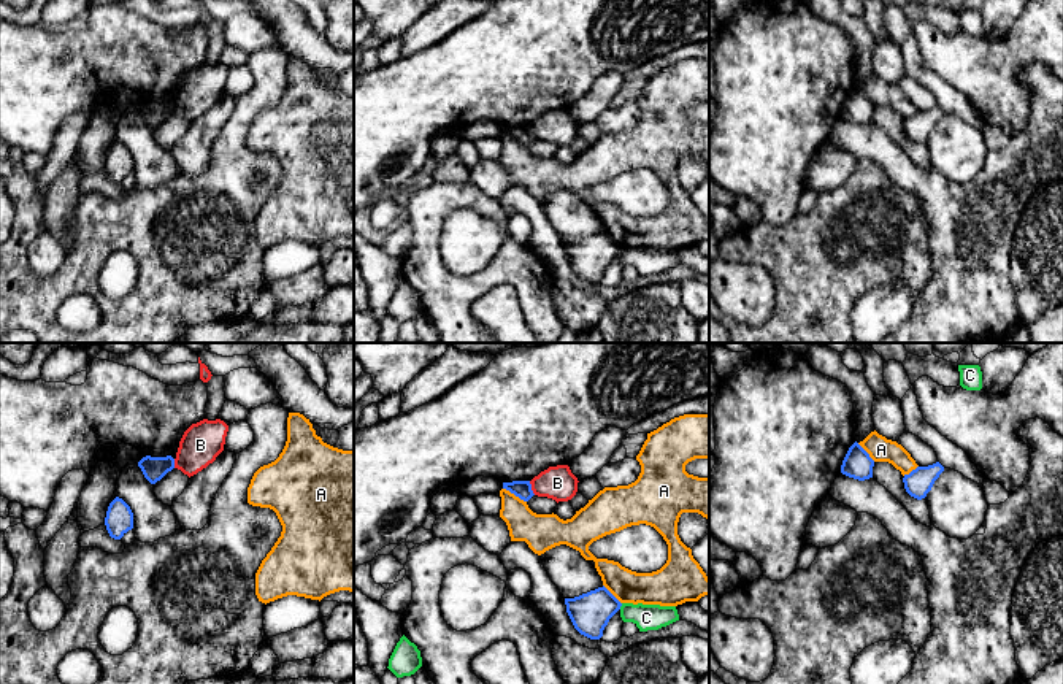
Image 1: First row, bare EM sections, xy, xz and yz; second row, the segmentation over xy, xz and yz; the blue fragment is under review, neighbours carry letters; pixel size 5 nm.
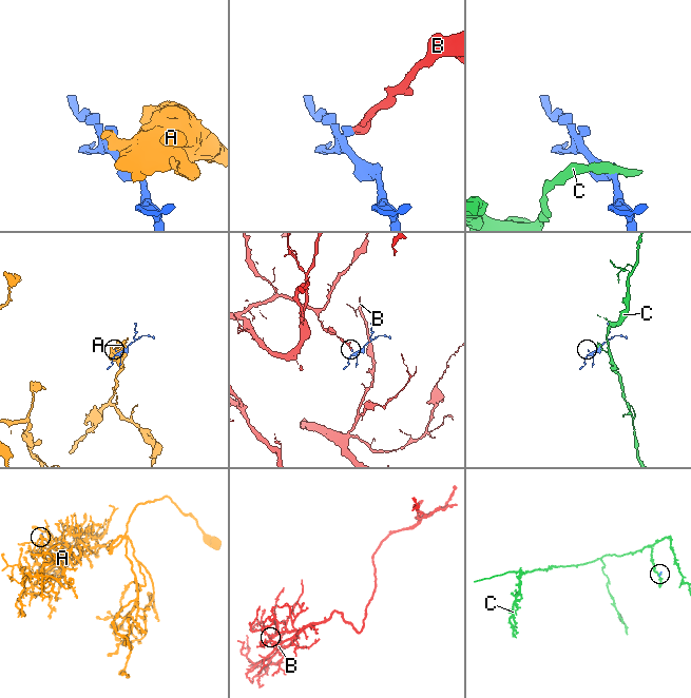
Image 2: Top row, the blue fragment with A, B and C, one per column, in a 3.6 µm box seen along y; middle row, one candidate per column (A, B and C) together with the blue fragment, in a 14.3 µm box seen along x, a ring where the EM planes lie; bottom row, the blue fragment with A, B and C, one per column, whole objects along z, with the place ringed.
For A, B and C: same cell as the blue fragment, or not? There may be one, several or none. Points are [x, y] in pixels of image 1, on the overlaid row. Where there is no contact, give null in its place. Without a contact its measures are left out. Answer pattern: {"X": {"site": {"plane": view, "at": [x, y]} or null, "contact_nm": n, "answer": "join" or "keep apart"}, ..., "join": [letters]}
{"A": {"site": {"plane": "xz", "at": [514, 494]}, "contact_nm": 140, "answer": "keep apart"}, "B": {"site": {"plane": "xz", "at": [530, 488]}, "contact_nm": 80, "answer": "keep apart"}, "C": {"site": {"plane": "xz", "at": [621, 605]}, "contact_nm": 40, "answer": "keep apart"}, "join": []}

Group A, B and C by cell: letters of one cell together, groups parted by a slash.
A / B / C

